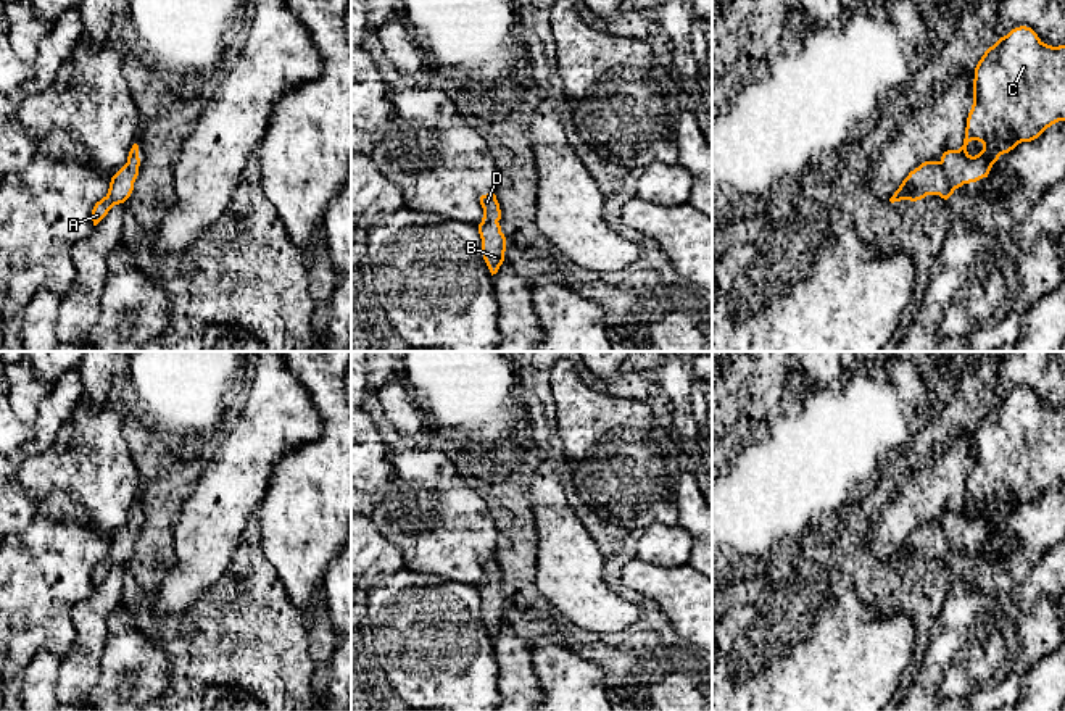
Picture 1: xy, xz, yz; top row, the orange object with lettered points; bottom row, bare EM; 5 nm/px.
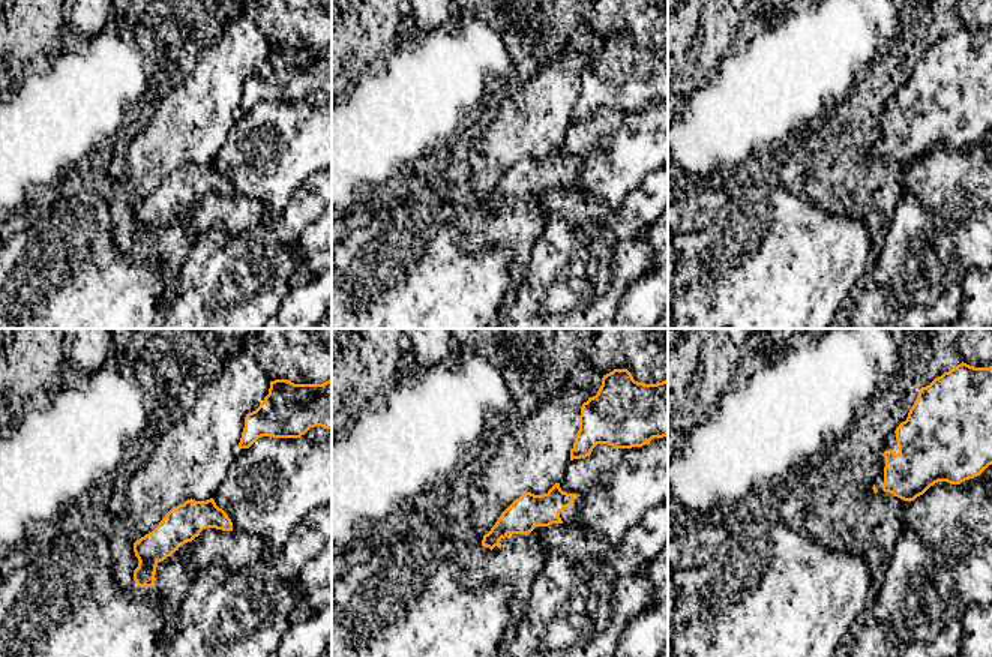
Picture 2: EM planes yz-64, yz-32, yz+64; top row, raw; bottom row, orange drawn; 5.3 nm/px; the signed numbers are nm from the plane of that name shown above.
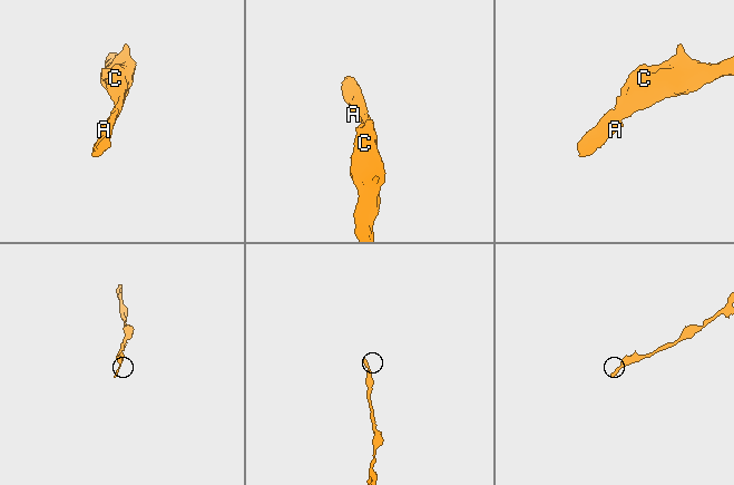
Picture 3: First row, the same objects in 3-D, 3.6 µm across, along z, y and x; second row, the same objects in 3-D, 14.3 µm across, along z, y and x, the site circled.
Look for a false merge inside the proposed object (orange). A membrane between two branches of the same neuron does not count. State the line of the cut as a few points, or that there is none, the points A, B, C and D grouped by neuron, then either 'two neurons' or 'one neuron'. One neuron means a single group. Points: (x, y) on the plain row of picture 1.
cut none; groups A B C D; one neuron

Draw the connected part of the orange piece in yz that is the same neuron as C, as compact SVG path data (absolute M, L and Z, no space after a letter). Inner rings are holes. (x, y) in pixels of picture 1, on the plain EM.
M1015 389L989 408L975 429L973 466L963 506L944 513L939 522L925 522L910 532L889 563L917 563L926 556L947 561L963 545L988 538L1001 516L1021 503L1038 500L1059 482L1065 482L1065 406L1047 406L1031 389ZM972 501L983 505L983 511L975 518L967 513Z

